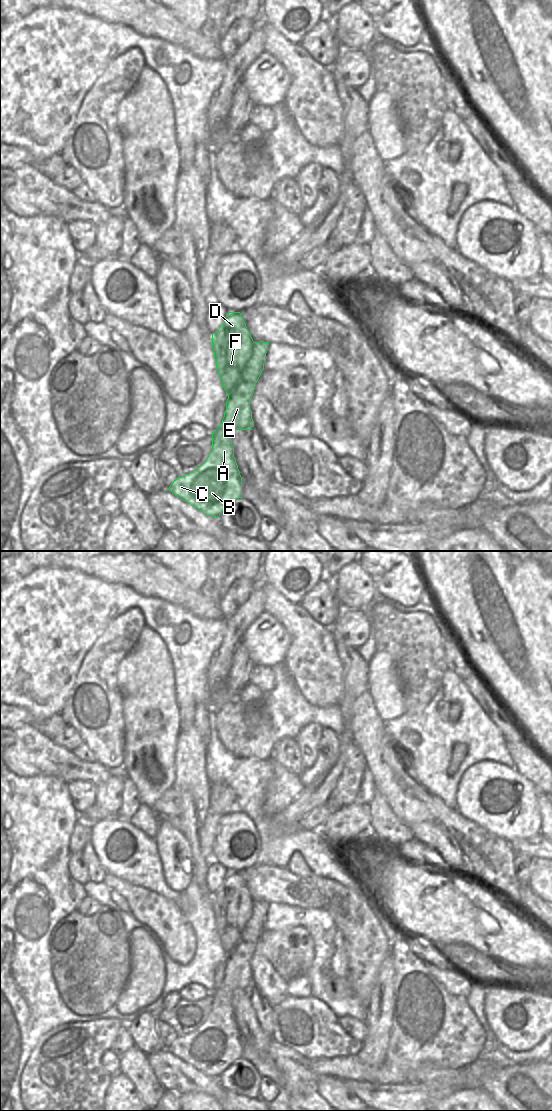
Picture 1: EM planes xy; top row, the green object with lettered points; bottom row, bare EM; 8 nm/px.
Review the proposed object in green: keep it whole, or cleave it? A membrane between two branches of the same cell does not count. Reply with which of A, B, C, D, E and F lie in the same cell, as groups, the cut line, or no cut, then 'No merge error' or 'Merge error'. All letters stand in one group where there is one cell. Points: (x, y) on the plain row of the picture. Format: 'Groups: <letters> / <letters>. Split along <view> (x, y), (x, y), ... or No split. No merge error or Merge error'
Groups: A B C E / D F. Split along xy (254, 902), (254, 912), (242, 938), (228, 954). Merge error

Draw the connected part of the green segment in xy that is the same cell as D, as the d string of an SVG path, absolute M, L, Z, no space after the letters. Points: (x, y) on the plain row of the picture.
M228 872L224 883L212 894L212 909L222 947L231 954L254 913L254 901L240 872Z

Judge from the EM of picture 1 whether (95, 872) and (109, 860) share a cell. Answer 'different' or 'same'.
different

